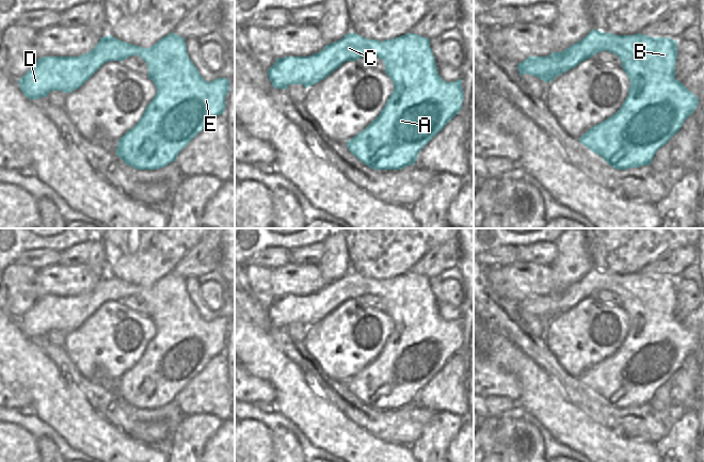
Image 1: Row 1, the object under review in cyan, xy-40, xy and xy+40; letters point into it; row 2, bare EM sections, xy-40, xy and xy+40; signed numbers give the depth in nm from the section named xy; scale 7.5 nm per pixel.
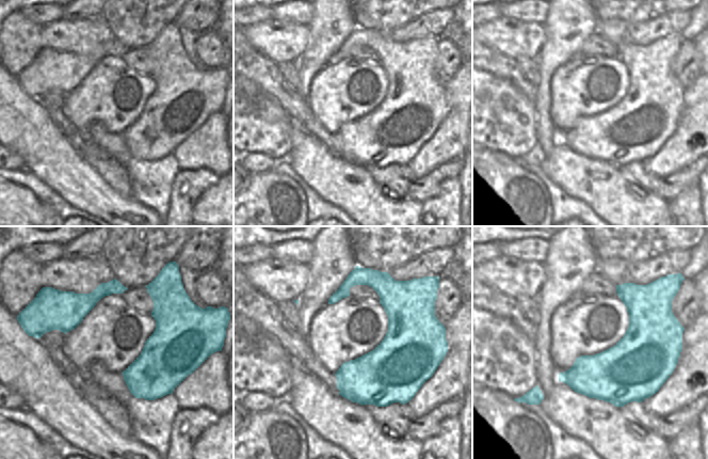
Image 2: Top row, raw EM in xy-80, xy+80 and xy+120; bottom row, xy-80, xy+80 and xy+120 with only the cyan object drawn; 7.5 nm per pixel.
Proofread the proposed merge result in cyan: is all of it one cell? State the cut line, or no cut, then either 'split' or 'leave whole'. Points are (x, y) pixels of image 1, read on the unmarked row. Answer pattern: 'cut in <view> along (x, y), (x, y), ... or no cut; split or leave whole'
no cut; leave whole

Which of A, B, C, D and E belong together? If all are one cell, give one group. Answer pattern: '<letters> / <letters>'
A B C D E

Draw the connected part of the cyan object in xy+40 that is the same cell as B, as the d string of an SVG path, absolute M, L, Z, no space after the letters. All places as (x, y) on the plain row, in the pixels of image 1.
M593 268L565 289L553 291L548 296L529 296L519 302L517 307L521 316L523 313L529 313L549 322L557 315L604 289L620 297L622 307L630 320L628 335L612 355L586 370L579 380L617 409L650 404L656 391L679 370L699 344L699 337L675 318L675 278L651 276L641 272L614 274Z

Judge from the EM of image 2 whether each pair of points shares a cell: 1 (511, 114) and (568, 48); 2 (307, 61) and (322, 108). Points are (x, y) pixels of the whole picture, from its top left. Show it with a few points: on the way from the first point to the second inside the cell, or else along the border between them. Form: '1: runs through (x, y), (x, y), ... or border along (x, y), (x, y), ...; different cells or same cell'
1: border along (533, 104), (535, 128); different cells
2: border along (327, 64), (314, 77), (306, 98); different cells

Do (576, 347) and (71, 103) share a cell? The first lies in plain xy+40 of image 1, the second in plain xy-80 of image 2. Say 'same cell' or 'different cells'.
same cell

